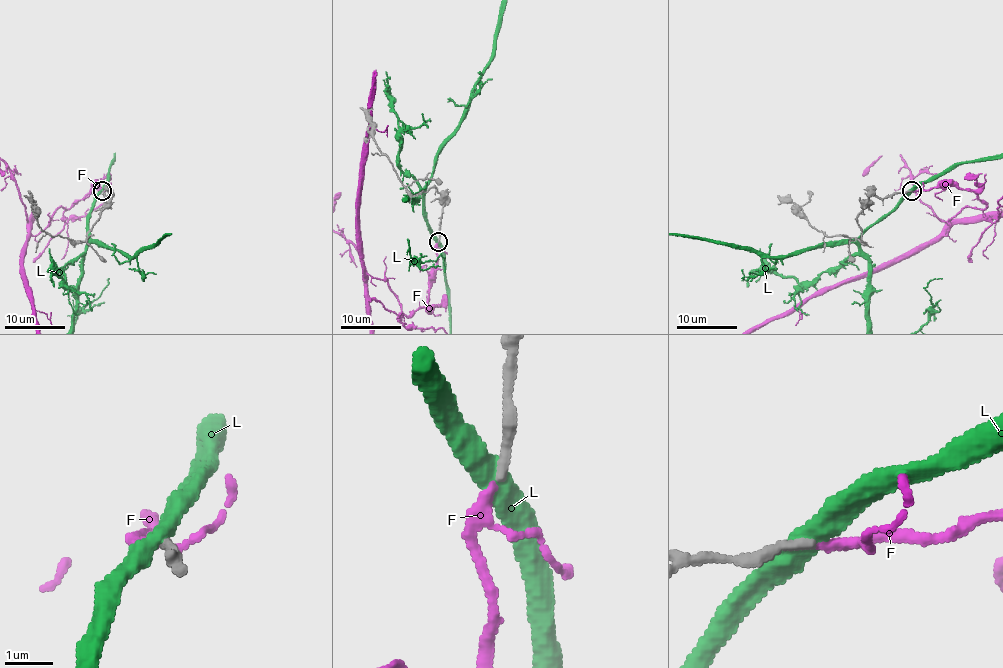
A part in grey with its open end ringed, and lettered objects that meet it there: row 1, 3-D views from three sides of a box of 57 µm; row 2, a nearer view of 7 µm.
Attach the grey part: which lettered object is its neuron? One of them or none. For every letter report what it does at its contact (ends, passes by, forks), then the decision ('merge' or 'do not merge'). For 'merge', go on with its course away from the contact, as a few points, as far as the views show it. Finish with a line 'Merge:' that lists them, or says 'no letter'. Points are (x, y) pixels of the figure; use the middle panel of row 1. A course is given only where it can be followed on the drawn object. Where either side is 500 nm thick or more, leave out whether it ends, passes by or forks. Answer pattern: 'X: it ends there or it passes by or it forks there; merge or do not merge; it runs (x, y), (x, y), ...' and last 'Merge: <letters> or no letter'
F: it passes by; merge
L: it passes by; do not merge
Merge: F

